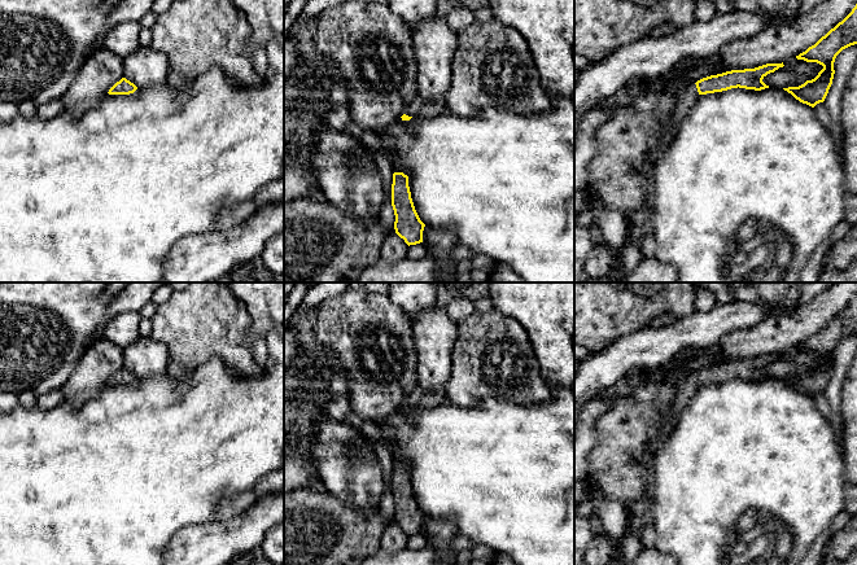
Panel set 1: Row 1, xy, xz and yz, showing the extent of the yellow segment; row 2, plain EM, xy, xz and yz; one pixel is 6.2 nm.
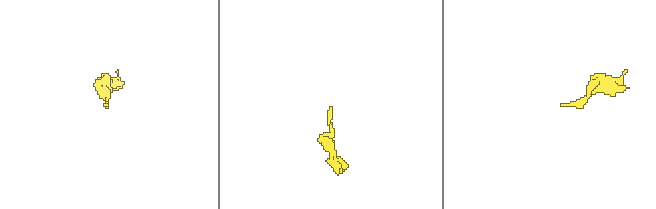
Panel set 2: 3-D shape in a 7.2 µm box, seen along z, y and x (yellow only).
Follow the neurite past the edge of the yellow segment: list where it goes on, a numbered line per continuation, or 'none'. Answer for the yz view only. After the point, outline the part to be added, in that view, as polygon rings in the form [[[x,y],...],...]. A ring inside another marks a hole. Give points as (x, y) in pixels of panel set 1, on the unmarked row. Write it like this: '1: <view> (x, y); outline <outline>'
1: yz (635, 512); outline [[[690,375],[678,387],[675,399],[668,412],[666,424],[660,430],[660,434],[651,442],[648,442],[646,451],[648,459],[647,467],[647,483],[644,495],[633,503],[626,504],[625,508],[625,531],[631,531],[640,539],[643,529],[646,526],[646,514],[651,511],[653,500],[653,485],[655,485],[655,459],[663,448],[666,435],[678,420],[679,413],[683,411],[688,400],[699,389],[696,375]]]

